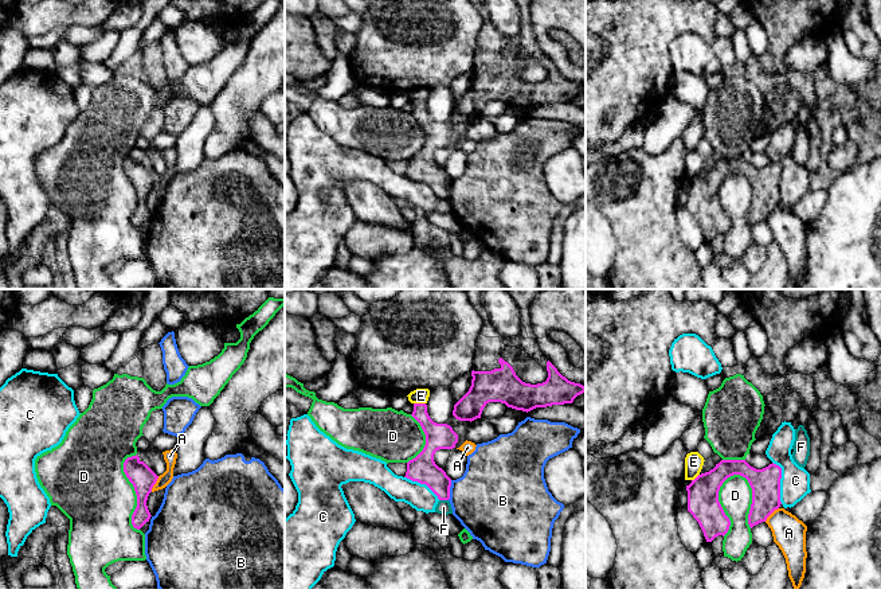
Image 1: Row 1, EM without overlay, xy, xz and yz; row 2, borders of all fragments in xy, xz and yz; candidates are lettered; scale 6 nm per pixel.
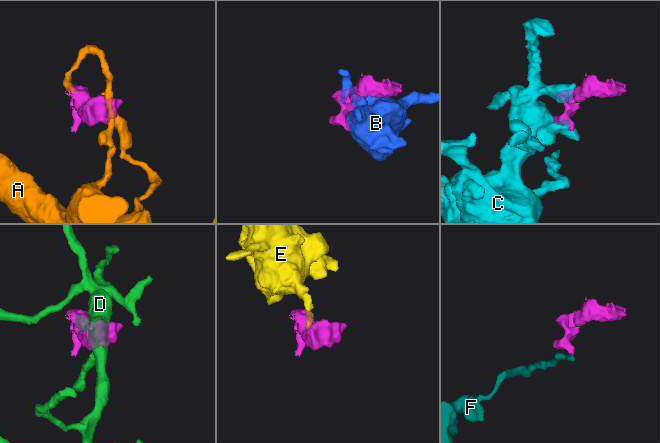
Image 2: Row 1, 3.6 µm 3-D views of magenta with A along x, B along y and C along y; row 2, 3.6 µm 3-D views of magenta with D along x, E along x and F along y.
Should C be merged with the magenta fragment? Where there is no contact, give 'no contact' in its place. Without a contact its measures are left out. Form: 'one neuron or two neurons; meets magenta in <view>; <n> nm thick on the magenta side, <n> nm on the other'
two neurons; meets magenta in yz; 180 nm thick on the magenta side, 180 nm on the other

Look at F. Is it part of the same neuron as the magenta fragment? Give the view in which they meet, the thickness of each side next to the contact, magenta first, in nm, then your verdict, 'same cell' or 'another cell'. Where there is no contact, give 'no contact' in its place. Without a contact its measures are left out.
xz | 160/90 nm | another cell

